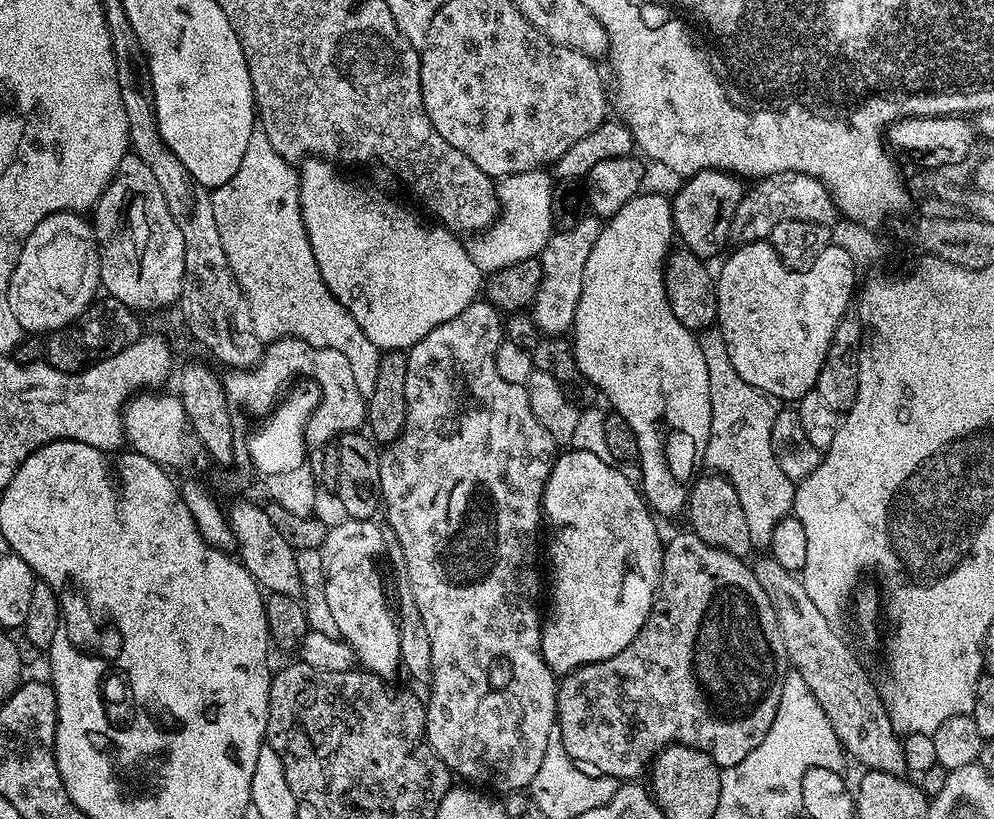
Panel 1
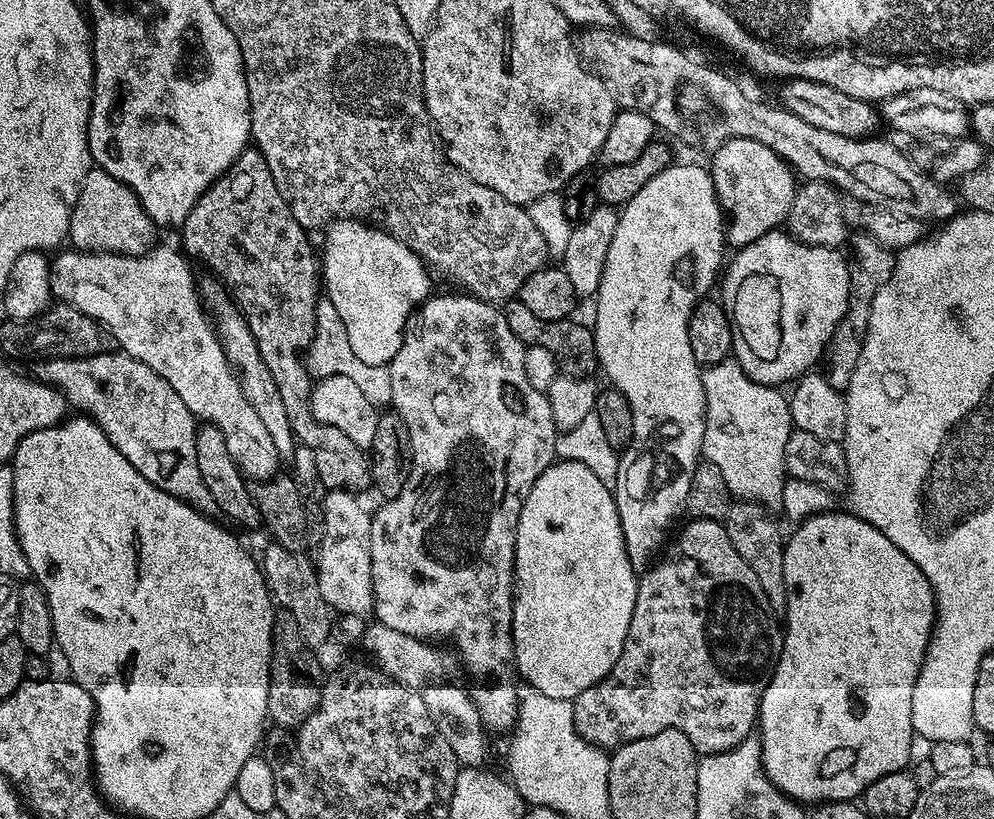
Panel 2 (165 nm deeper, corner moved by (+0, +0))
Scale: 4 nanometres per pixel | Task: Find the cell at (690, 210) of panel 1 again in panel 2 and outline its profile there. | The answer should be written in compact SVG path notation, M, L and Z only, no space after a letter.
M733 138L711 153L710 160L714 190L724 212L724 235L733 249L745 248L754 238L777 231L787 221L798 176L770 146L754 138Z

